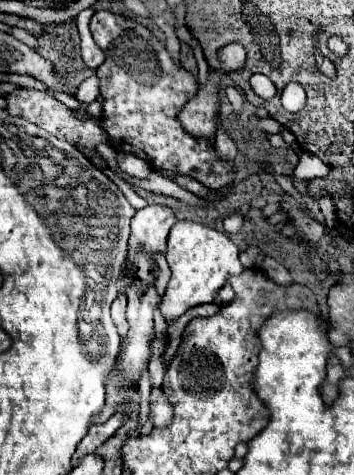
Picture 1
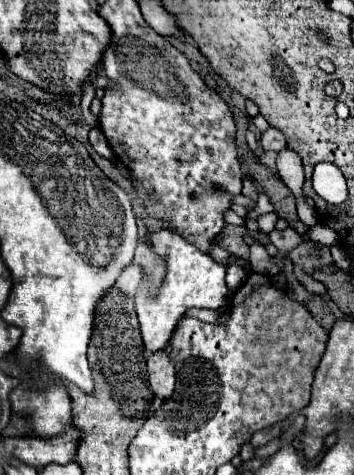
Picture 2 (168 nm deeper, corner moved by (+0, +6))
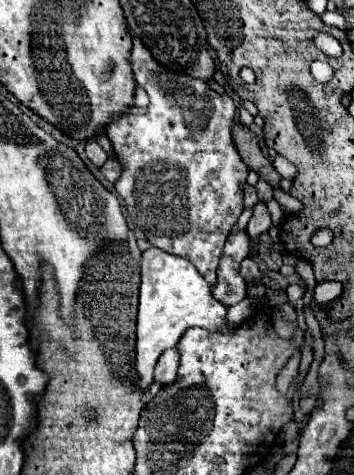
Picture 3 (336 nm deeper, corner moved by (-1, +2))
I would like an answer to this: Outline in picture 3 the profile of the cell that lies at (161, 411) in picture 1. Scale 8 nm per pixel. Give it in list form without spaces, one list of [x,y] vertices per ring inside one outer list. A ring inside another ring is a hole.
[[[166,349],[156,363],[154,377],[158,383],[170,385],[176,379],[176,373],[178,373],[178,349]]]

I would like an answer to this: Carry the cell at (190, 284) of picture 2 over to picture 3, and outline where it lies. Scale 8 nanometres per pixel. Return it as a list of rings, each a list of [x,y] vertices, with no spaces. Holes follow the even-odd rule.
[[[150,247],[142,254],[142,285],[140,285],[140,307],[136,324],[136,361],[140,389],[148,391],[154,383],[154,365],[168,347],[176,347],[180,337],[190,327],[202,327],[206,331],[226,333],[234,325],[226,325],[226,307],[212,297],[210,285],[200,277],[196,267],[186,257],[164,253],[162,249]]]

